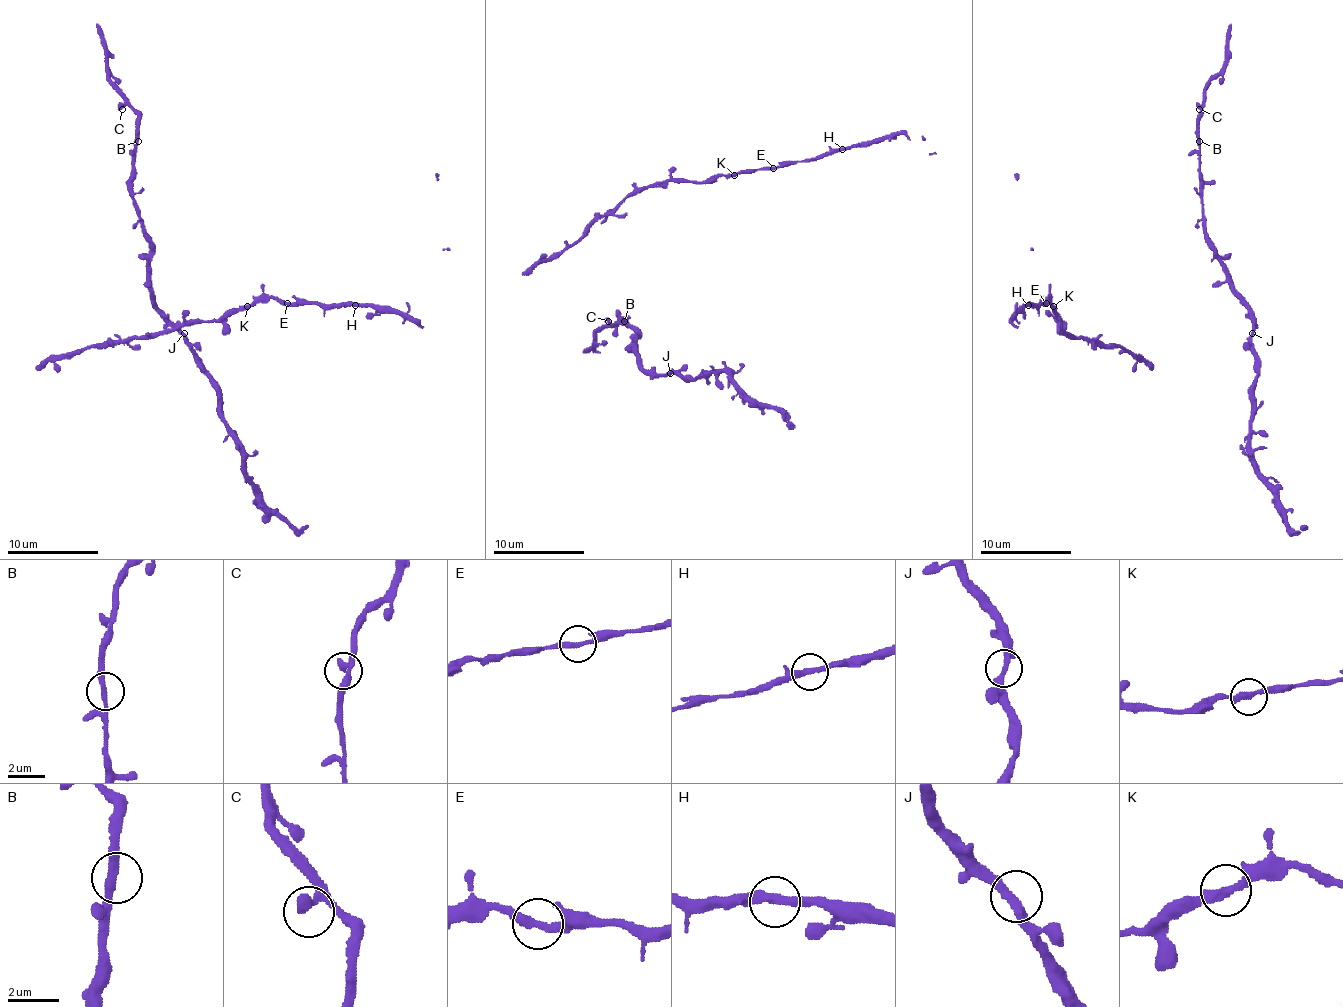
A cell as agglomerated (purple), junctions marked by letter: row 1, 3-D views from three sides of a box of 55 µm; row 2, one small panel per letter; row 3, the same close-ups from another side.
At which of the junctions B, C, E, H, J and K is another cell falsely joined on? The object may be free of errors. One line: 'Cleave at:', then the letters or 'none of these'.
Cleave at: none of these

